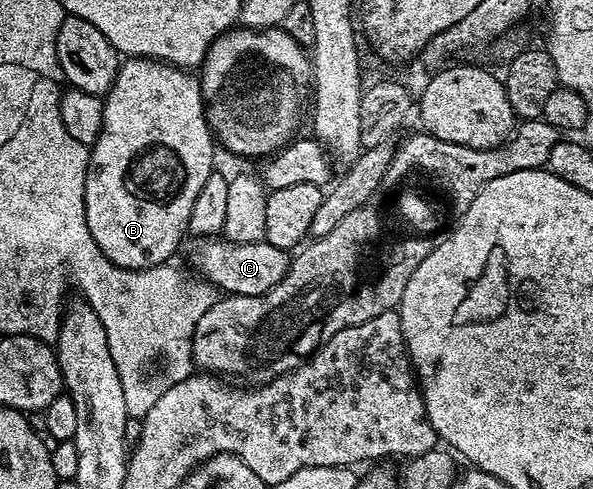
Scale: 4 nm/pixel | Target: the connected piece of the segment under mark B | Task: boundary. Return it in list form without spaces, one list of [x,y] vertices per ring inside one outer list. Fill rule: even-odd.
[[[130,57],[119,66],[114,84],[104,96],[102,131],[90,153],[92,170],[86,179],[88,229],[101,254],[129,271],[160,267],[174,255],[188,231],[192,205],[204,181],[215,170],[216,140],[206,122],[202,85],[189,70],[145,57]]]

